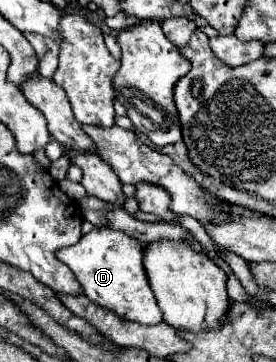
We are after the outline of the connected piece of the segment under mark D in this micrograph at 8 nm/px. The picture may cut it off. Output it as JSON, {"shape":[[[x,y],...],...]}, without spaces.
{"shape":[[[94,228],[92,232],[84,234],[80,242],[68,248],[56,250],[56,258],[62,260],[76,276],[82,286],[82,292],[92,302],[100,304],[116,312],[124,320],[132,320],[138,324],[160,324],[162,312],[156,304],[154,292],[150,290],[146,270],[142,264],[142,250],[144,246],[114,228]]]}

